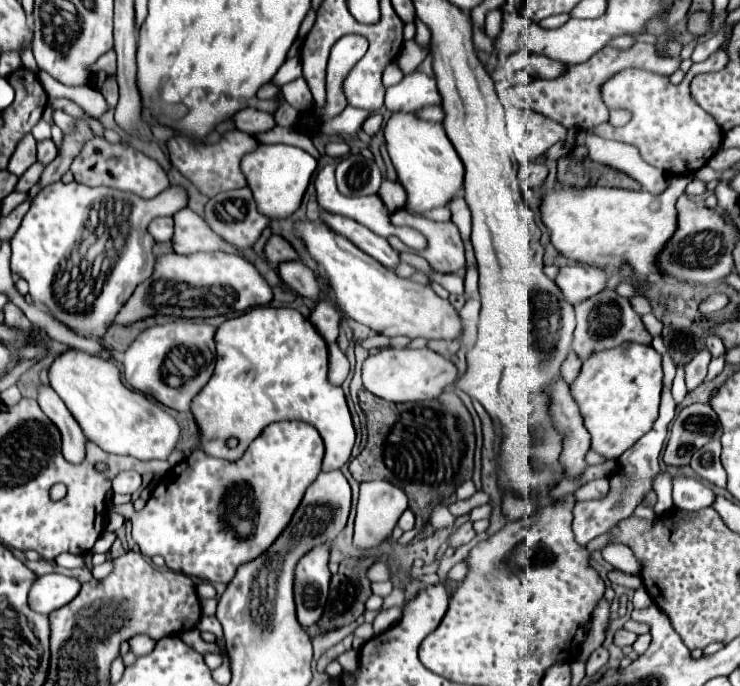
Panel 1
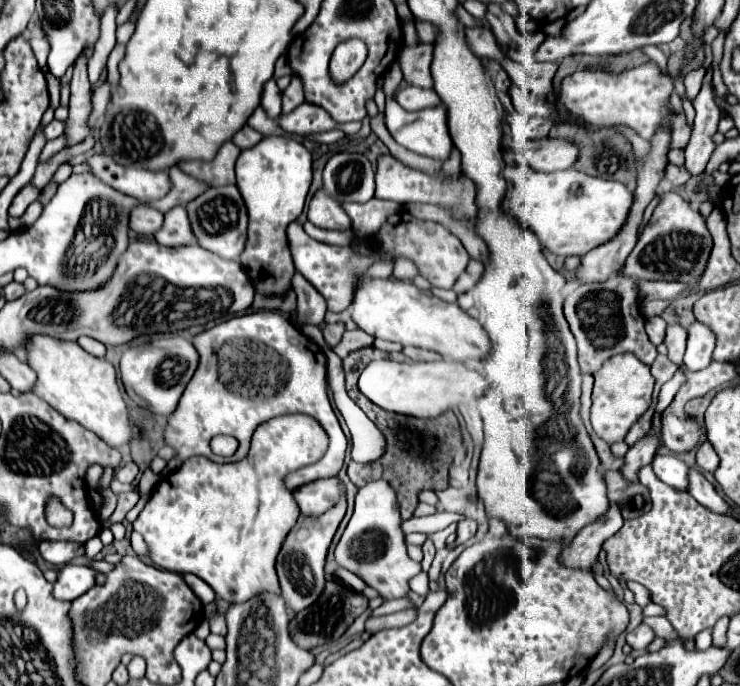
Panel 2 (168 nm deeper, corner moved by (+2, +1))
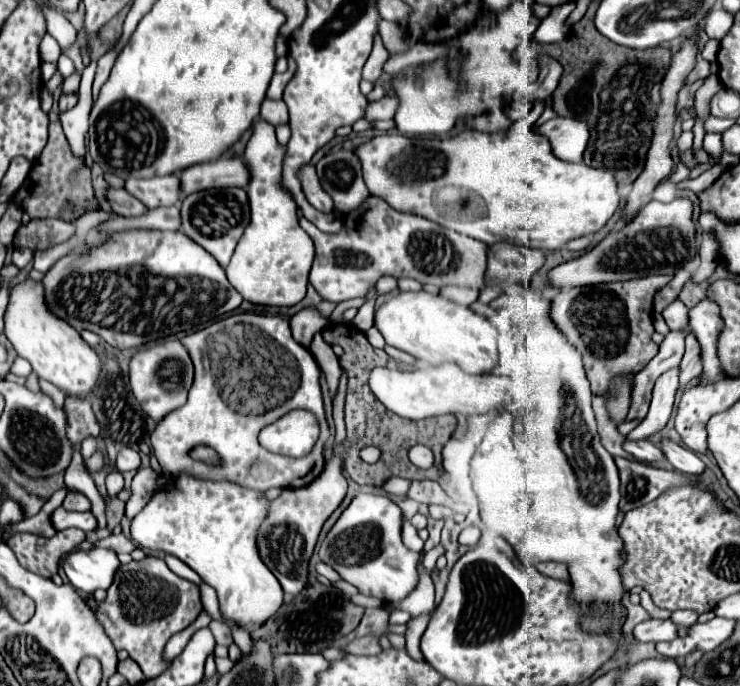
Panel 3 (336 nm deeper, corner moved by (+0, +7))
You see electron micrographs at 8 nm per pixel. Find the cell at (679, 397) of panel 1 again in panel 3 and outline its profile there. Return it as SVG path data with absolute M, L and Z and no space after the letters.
M673 301L665 311L663 311L663 319L669 327L669 331L683 331L687 327L687 319L689 319L689 309L681 303L681 301Z

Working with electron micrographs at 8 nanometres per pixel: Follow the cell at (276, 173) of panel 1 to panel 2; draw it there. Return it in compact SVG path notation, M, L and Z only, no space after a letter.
M263 137L255 147L241 151L235 171L237 187L249 213L247 243L239 263L245 267L255 293L265 297L283 297L291 289L291 277L295 275L285 227L303 211L311 185L311 153L297 141L285 137Z

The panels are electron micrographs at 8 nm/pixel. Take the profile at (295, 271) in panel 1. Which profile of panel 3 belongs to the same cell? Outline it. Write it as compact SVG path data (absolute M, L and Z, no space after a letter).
M305 307L289 319L289 325L295 341L299 341L303 347L309 347L313 335L327 327L327 319L315 307Z

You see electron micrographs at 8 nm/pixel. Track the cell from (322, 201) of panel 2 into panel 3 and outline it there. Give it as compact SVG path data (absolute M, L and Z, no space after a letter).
M309 165L307 169L303 169L301 181L303 181L303 191L305 191L305 195L307 195L307 201L309 201L315 209L319 209L319 211L323 211L323 213L331 213L331 211L335 209L333 199L331 199L331 195L321 187L319 177L317 177L313 165Z

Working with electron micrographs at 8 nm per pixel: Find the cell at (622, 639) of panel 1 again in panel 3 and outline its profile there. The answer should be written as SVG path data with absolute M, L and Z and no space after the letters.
M647 619L635 625L633 637L639 643L659 643L659 641L673 641L677 637L677 625L673 621L661 621L661 619Z

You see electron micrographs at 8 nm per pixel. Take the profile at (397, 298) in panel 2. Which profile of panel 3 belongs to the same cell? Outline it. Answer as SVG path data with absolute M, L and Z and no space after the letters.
M399 291L397 295L389 297L375 309L375 327L385 337L387 345L403 349L413 357L439 365L439 363L457 363L467 373L487 373L493 371L497 365L497 329L489 323L489 319L473 313L469 307L453 303L441 295L431 295L427 291Z

